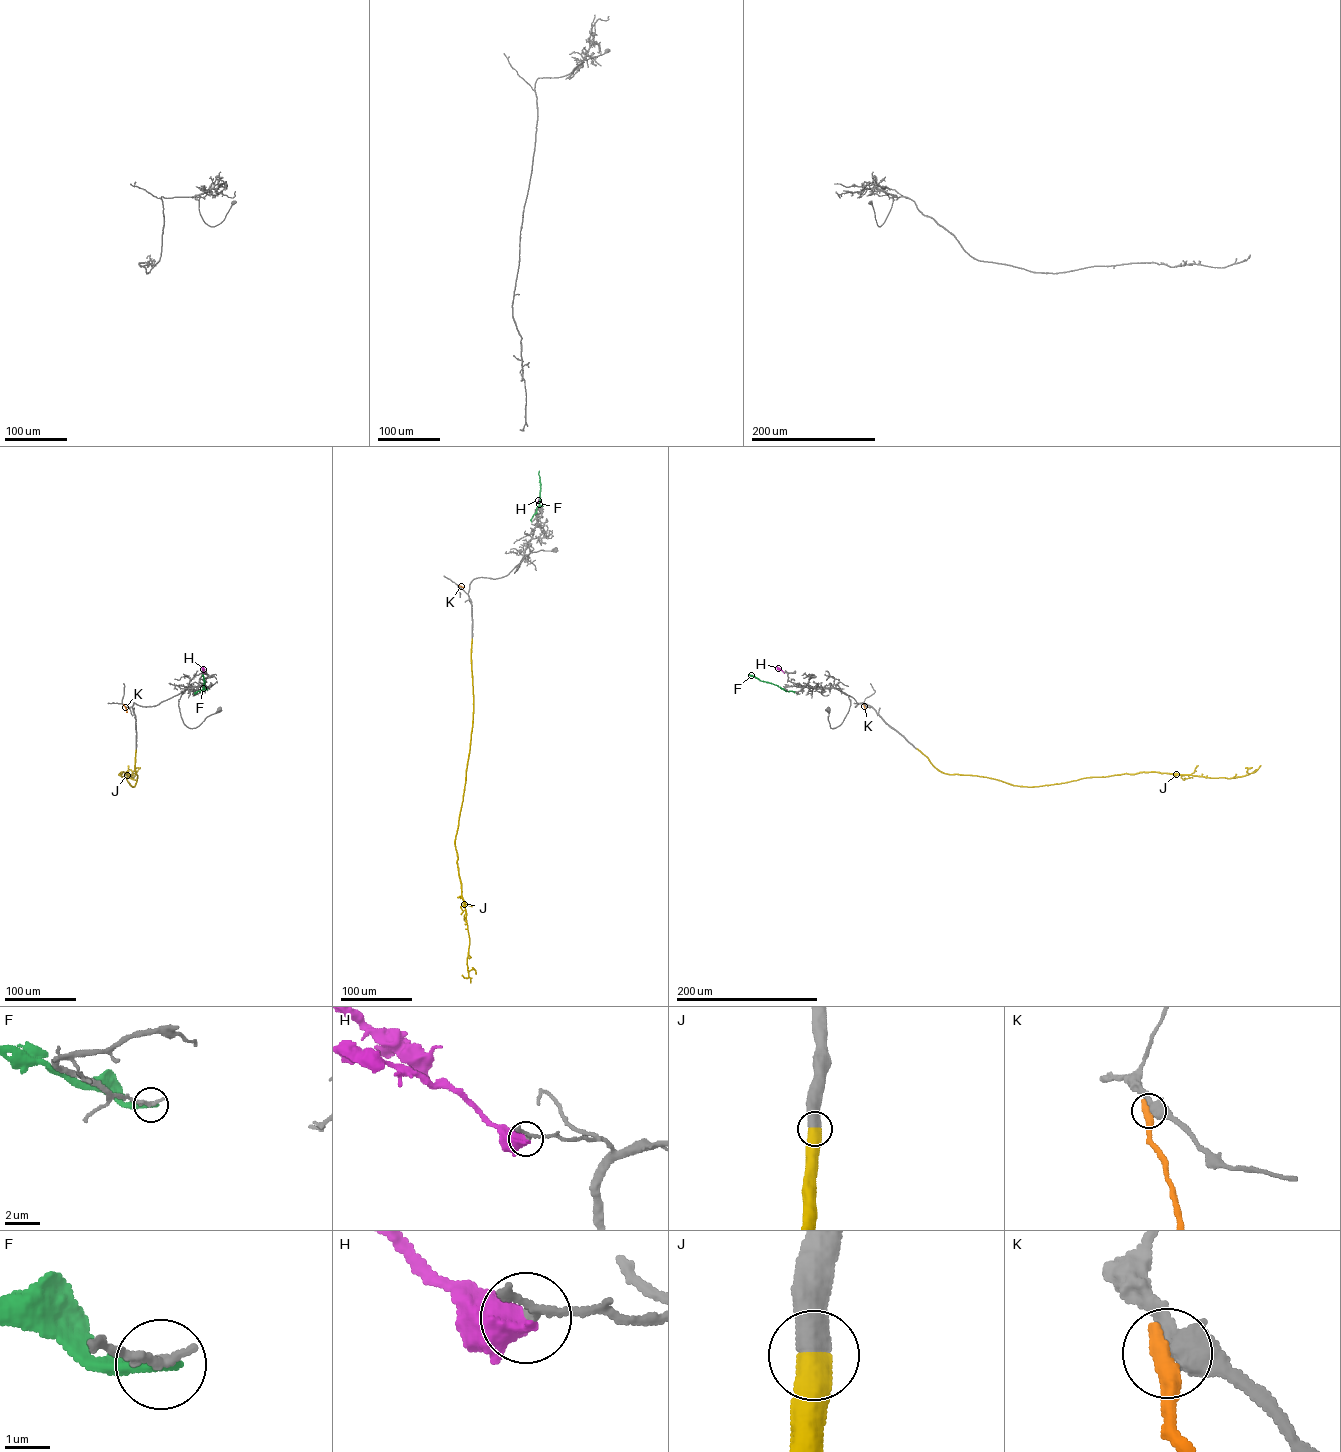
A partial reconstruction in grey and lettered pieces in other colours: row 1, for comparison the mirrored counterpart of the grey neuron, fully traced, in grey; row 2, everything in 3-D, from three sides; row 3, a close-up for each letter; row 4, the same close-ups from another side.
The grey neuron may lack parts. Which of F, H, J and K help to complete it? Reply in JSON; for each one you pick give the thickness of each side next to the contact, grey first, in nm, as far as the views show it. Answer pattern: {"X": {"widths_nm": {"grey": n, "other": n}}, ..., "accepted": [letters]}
{"J": {"widths_nm": {"grey": 600, "other": 600}}, "accepted": ["J"]}

